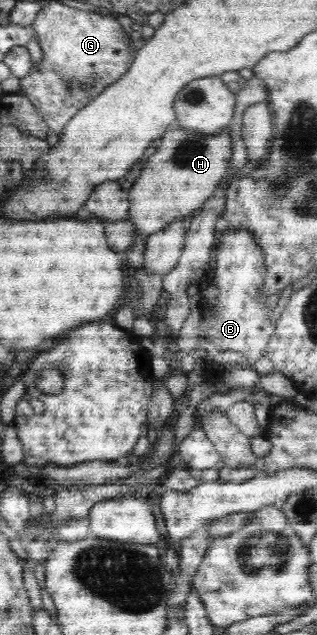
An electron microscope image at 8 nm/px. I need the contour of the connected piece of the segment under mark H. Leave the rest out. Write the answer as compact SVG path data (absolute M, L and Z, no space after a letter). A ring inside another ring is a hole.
M181 126L175 130L168 130L161 138L160 147L146 162L139 178L135 180L135 184L128 192L130 200L128 218L135 227L135 236L139 235L142 240L146 240L150 234L163 230L171 222L179 218L190 219L194 216L207 199L213 196L221 178L227 174L232 155L231 143L229 127L221 129L219 134L201 134Z

